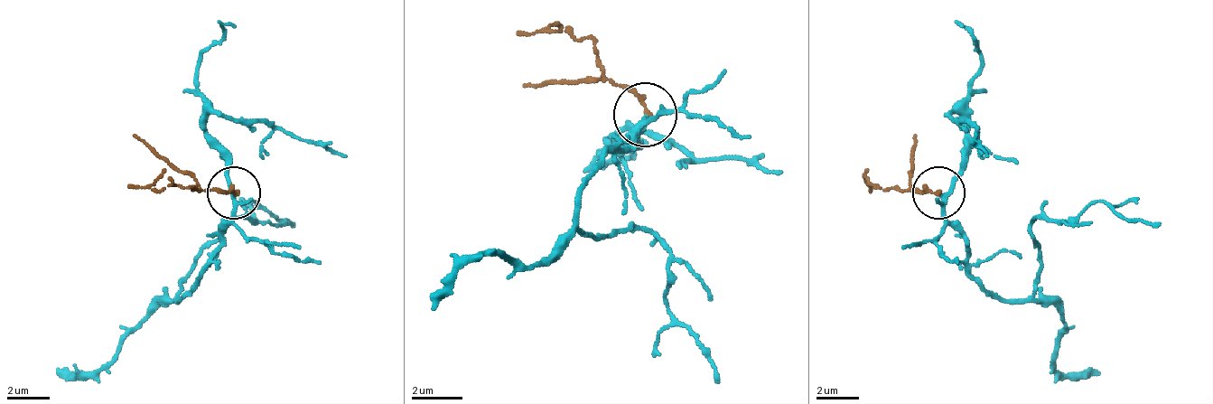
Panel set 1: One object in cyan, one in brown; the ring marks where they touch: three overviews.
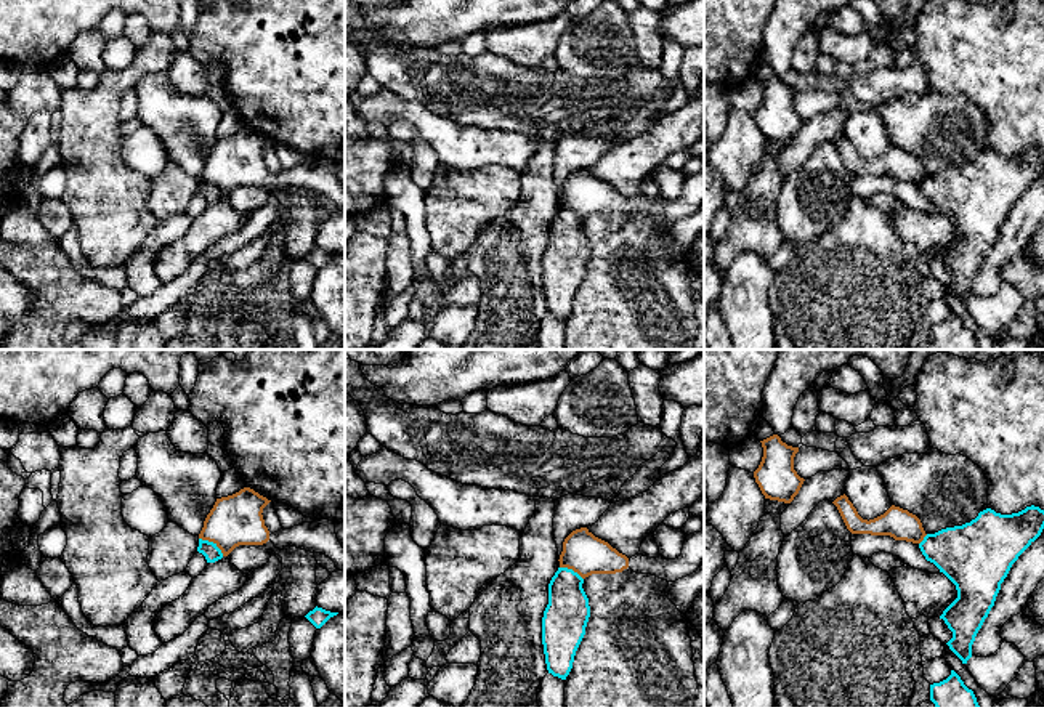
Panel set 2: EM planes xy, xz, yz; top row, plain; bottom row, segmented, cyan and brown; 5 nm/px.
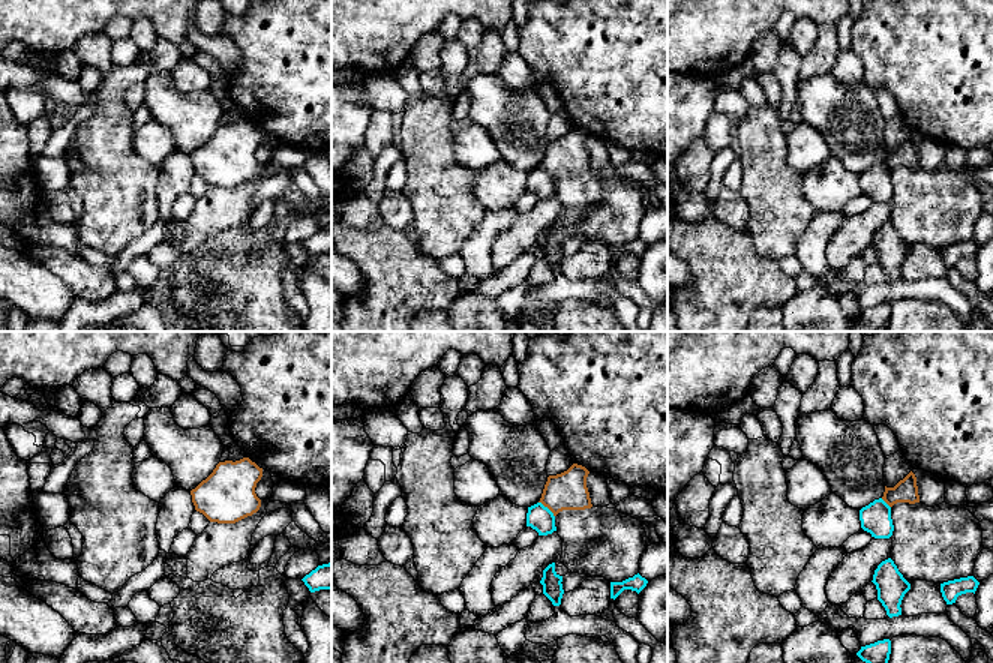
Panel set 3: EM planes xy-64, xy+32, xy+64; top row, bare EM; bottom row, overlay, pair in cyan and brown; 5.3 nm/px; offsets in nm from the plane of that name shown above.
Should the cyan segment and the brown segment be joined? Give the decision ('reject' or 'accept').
reject

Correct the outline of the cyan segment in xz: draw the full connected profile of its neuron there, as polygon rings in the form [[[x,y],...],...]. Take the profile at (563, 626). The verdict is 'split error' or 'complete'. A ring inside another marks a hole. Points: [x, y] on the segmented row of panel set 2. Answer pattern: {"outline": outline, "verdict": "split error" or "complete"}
{"outline": [[[558,568],[548,584],[548,604],[542,617],[542,644],[548,673],[566,680],[590,617],[584,579]]], "verdict": "complete"}

